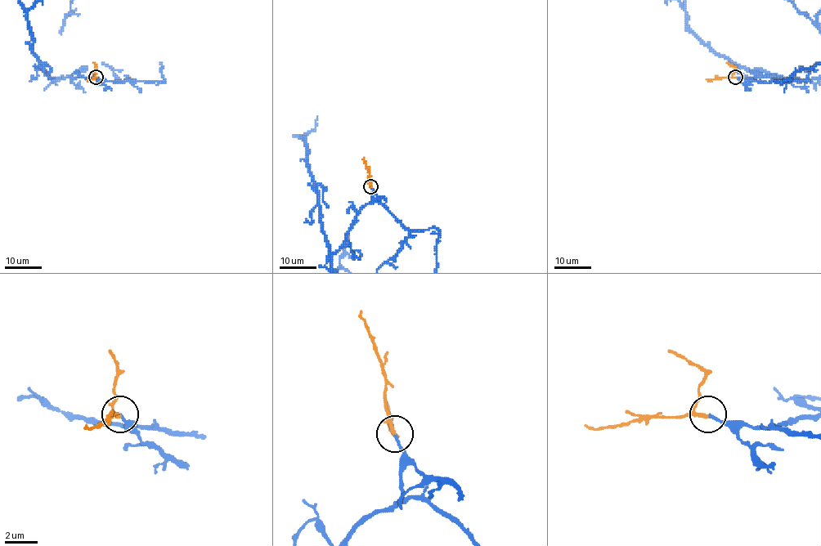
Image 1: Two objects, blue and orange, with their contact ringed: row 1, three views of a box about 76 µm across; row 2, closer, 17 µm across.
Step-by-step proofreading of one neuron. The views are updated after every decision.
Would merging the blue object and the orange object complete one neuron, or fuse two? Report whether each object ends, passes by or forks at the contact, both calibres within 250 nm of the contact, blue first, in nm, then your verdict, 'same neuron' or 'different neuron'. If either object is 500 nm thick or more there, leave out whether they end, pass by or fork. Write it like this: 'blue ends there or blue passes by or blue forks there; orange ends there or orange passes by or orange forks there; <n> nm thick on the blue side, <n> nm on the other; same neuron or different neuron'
blue ends there; orange passes by; 150 nm thick on the blue side, 150 nm on the other; same neuron

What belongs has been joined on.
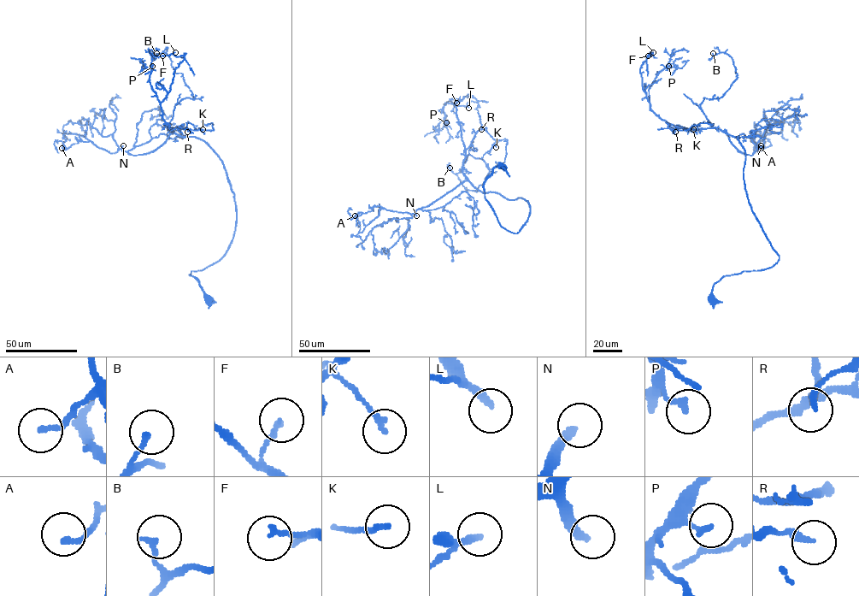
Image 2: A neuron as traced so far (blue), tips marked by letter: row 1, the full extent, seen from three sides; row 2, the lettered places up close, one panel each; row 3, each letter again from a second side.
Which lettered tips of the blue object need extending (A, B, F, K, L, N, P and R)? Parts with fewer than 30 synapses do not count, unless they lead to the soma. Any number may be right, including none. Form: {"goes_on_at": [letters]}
{"goes_on_at": ["L", "N"]}

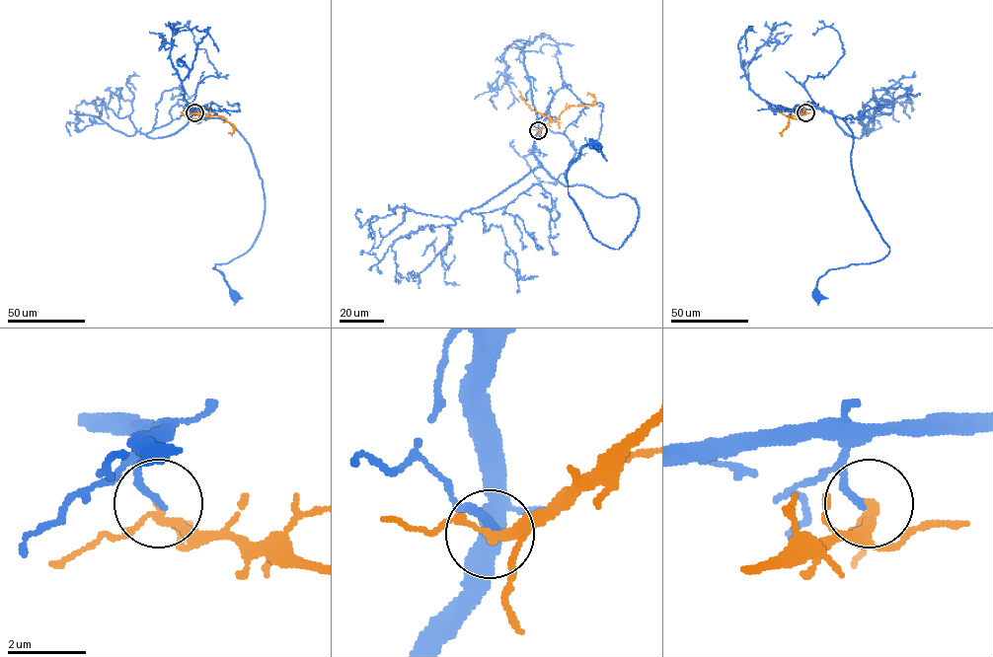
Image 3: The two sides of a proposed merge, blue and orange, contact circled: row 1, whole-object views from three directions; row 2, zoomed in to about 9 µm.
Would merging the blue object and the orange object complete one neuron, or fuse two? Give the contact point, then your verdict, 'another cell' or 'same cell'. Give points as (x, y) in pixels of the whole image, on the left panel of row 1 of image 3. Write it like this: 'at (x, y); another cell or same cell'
at (194, 112); another cell

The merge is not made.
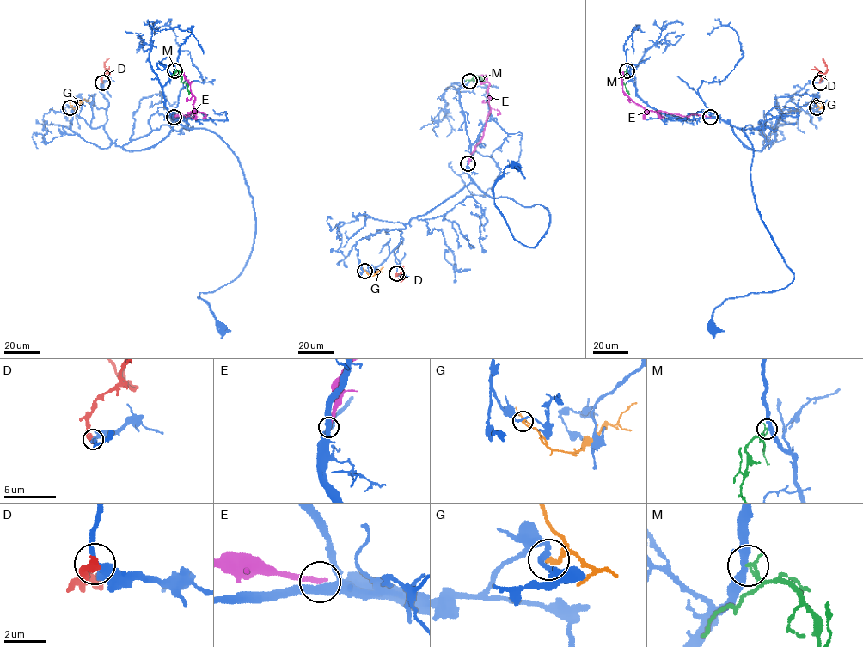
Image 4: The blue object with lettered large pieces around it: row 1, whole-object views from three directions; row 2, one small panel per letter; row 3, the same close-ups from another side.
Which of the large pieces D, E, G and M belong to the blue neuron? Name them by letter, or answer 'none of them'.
M

